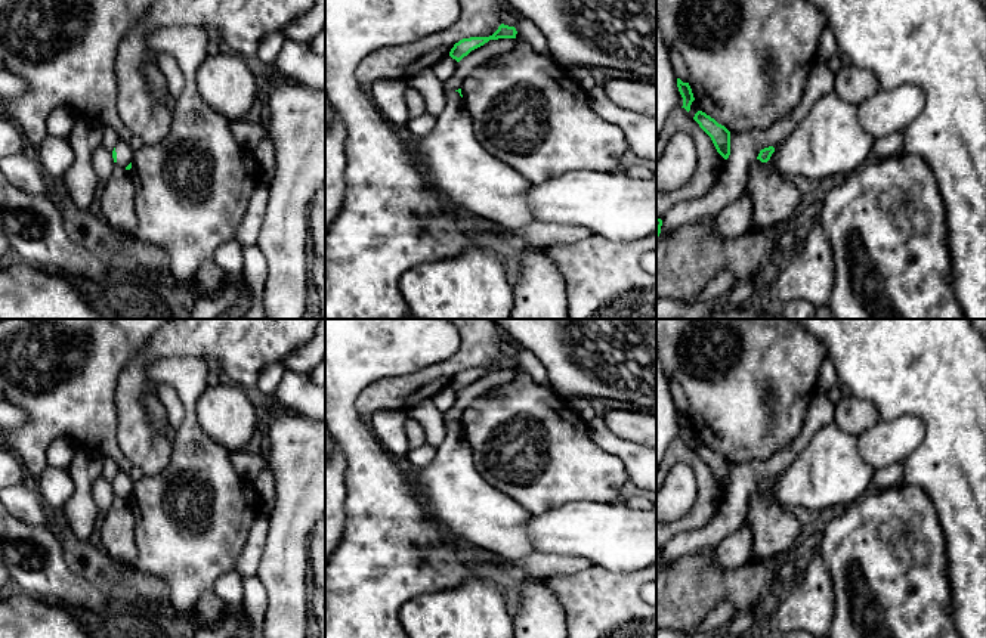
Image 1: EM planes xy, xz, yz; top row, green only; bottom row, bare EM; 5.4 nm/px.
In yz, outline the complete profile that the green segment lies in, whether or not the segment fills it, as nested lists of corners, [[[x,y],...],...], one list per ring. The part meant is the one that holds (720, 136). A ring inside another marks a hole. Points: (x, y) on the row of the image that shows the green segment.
[[[698,111],[693,120],[711,137],[717,152],[727,160],[730,155],[730,131],[702,111]]]

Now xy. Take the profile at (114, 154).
[[[120,140],[112,151],[112,158],[115,165],[130,170],[133,161],[133,151],[135,151],[135,143],[126,143]]]

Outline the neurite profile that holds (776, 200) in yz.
[[[757,160],[748,168],[747,189],[752,198],[754,227],[766,229],[789,222],[804,204],[803,183],[766,168]]]

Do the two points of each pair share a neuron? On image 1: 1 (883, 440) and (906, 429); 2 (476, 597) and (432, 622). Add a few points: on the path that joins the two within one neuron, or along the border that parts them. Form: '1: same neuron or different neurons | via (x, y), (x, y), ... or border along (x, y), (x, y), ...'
1: same neuron | via (889, 440), (895, 440), (900, 434)
2: same neuron | via (466, 607), (454, 619), (442, 619)

